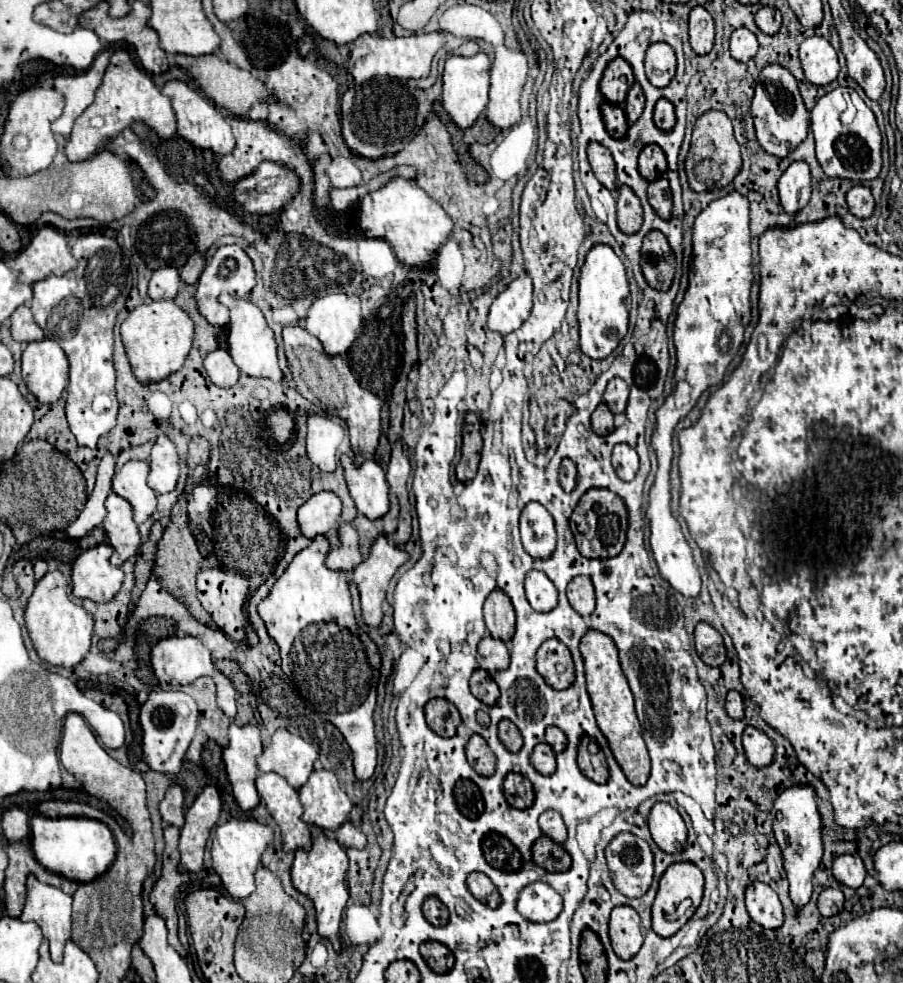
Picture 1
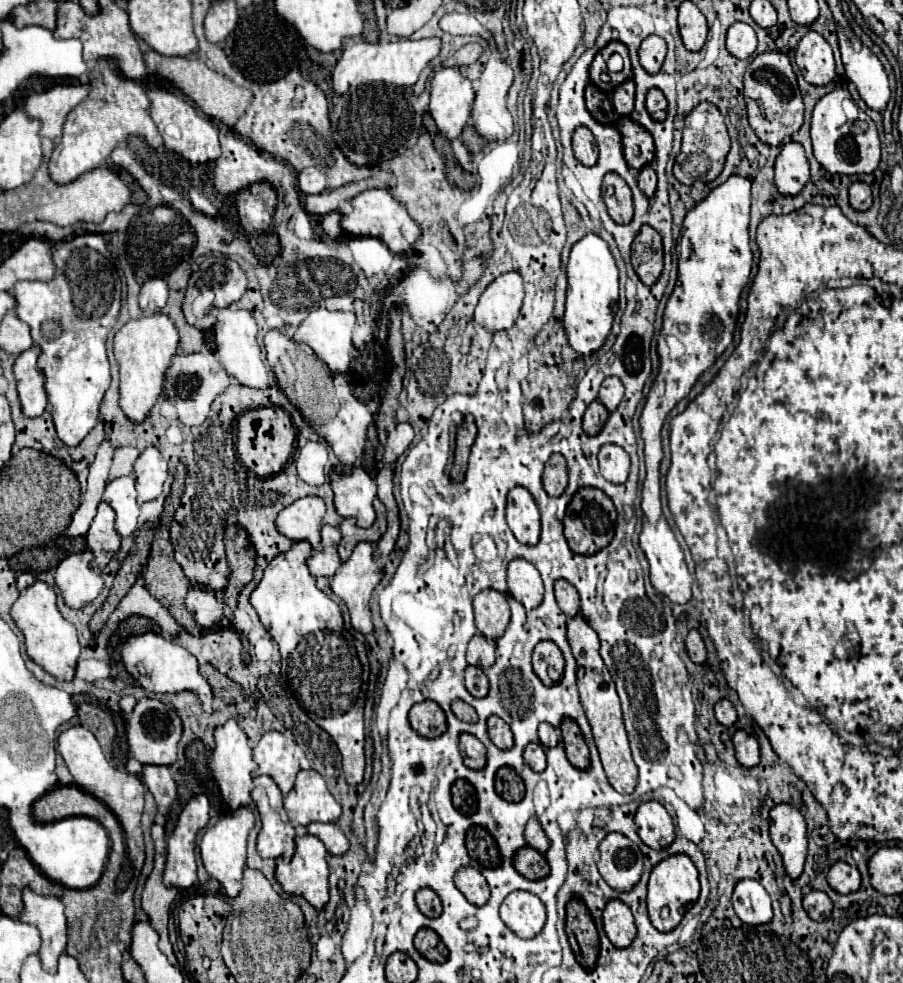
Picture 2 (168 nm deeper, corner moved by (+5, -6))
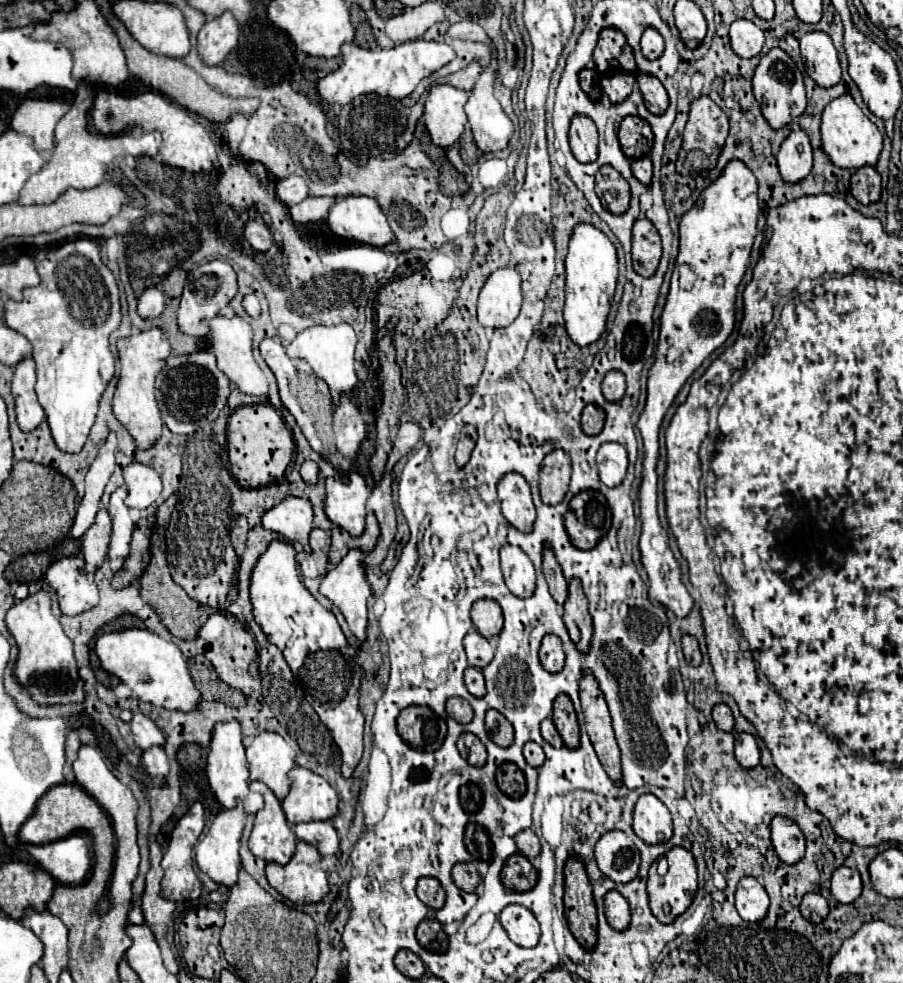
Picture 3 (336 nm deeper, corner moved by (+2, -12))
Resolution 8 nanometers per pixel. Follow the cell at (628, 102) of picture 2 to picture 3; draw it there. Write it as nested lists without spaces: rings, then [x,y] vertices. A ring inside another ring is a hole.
[[[623,71],[601,77],[601,87],[609,95],[611,103],[621,103],[623,99],[627,99],[633,83],[635,83],[635,75],[633,73],[623,73]]]

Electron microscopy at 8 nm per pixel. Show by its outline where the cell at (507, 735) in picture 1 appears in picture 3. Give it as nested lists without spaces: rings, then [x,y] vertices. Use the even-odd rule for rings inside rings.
[[[497,709],[487,711],[485,729],[487,729],[491,741],[497,743],[499,747],[509,747],[513,743],[513,727],[505,719],[505,715],[501,715]]]

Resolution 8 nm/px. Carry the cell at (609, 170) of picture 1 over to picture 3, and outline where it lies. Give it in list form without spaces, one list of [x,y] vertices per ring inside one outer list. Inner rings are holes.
[[[575,115],[571,119],[569,143],[571,143],[573,155],[581,163],[595,161],[597,159],[597,127],[595,127],[595,123],[585,115]]]

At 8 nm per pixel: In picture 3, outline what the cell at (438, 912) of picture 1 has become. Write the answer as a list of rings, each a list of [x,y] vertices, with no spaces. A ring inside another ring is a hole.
[[[421,877],[417,883],[417,897],[431,909],[441,909],[445,905],[445,889],[435,877]]]

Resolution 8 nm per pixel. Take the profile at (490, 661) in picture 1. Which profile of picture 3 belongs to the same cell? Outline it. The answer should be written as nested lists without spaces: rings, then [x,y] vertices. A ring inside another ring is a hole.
[[[469,631],[463,639],[463,647],[465,647],[465,653],[467,653],[467,661],[471,667],[477,667],[477,669],[483,669],[491,659],[493,659],[493,645],[489,639],[485,639],[481,633],[477,631]]]

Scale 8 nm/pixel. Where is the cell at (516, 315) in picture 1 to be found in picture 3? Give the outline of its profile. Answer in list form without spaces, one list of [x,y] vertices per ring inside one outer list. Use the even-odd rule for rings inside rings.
[[[503,267],[493,271],[477,303],[477,317],[483,327],[507,327],[521,309],[521,277],[515,267]]]

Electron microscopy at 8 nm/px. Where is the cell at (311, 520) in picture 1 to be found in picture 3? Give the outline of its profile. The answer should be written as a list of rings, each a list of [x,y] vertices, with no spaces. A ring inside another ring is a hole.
[[[285,497],[275,507],[267,509],[261,515],[261,525],[269,531],[279,533],[287,541],[299,541],[309,553],[309,531],[313,523],[313,507],[307,499],[301,497]]]

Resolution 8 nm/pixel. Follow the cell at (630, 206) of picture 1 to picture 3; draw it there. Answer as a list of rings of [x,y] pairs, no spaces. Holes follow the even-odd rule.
[[[611,165],[599,167],[595,173],[595,189],[603,207],[619,215],[629,207],[629,183]]]

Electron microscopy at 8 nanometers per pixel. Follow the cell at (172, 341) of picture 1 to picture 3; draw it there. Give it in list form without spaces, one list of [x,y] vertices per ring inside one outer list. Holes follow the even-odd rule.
[[[161,329],[141,331],[137,335],[125,337],[117,341],[121,375],[113,397],[113,413],[127,427],[131,437],[135,439],[137,449],[149,449],[161,437],[161,415],[155,401],[155,377],[163,367],[163,361],[171,355],[171,347]]]

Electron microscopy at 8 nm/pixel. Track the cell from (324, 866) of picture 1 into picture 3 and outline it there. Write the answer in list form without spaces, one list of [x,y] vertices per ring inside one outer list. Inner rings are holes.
[[[297,841],[297,851],[293,859],[287,863],[287,867],[277,865],[277,863],[267,863],[265,875],[267,875],[269,885],[277,889],[283,897],[291,899],[293,903],[319,903],[329,893],[327,873],[321,869],[321,855],[319,851],[315,851],[313,845],[305,841]]]

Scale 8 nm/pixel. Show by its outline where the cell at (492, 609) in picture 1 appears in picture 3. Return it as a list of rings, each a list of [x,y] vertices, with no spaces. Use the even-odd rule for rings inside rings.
[[[493,599],[475,601],[471,609],[471,619],[475,629],[487,639],[499,635],[499,631],[503,629],[503,613],[499,603],[495,603]]]

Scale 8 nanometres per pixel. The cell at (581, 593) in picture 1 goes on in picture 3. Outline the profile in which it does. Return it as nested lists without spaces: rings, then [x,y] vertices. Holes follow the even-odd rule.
[[[549,543],[543,545],[543,575],[545,575],[545,581],[549,585],[549,591],[553,595],[553,599],[563,605],[565,599],[567,599],[567,581],[561,573],[561,567],[555,559],[555,553],[553,549],[549,547]]]

